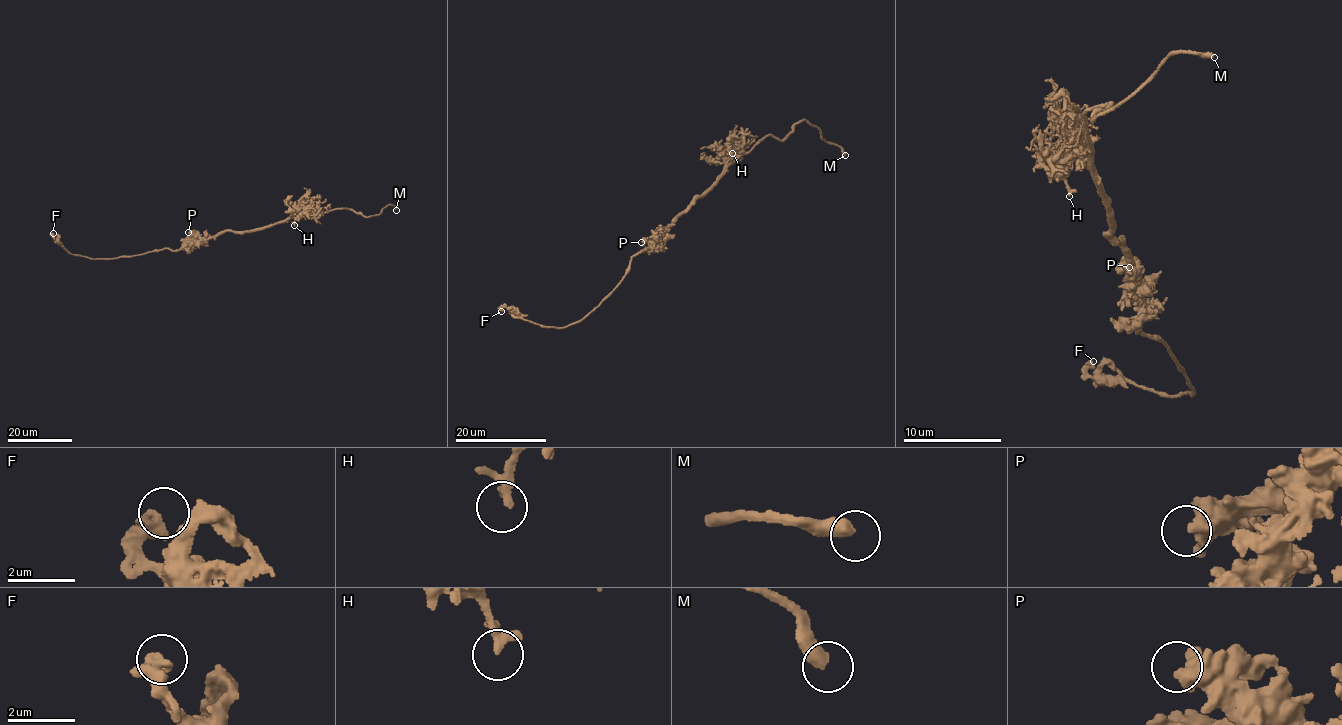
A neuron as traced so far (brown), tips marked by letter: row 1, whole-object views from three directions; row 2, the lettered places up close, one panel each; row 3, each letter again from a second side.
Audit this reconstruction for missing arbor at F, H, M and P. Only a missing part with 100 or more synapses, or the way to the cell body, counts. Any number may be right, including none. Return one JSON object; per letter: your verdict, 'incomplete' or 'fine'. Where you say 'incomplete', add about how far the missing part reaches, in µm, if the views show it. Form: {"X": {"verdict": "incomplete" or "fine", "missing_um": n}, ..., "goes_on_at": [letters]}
{"F": {"verdict": "fine"}, "H": {"verdict": "fine"}, "M": {"verdict": "incomplete", "missing_um": 35}, "P": {"verdict": "fine"}, "goes_on_at": ["M"]}

